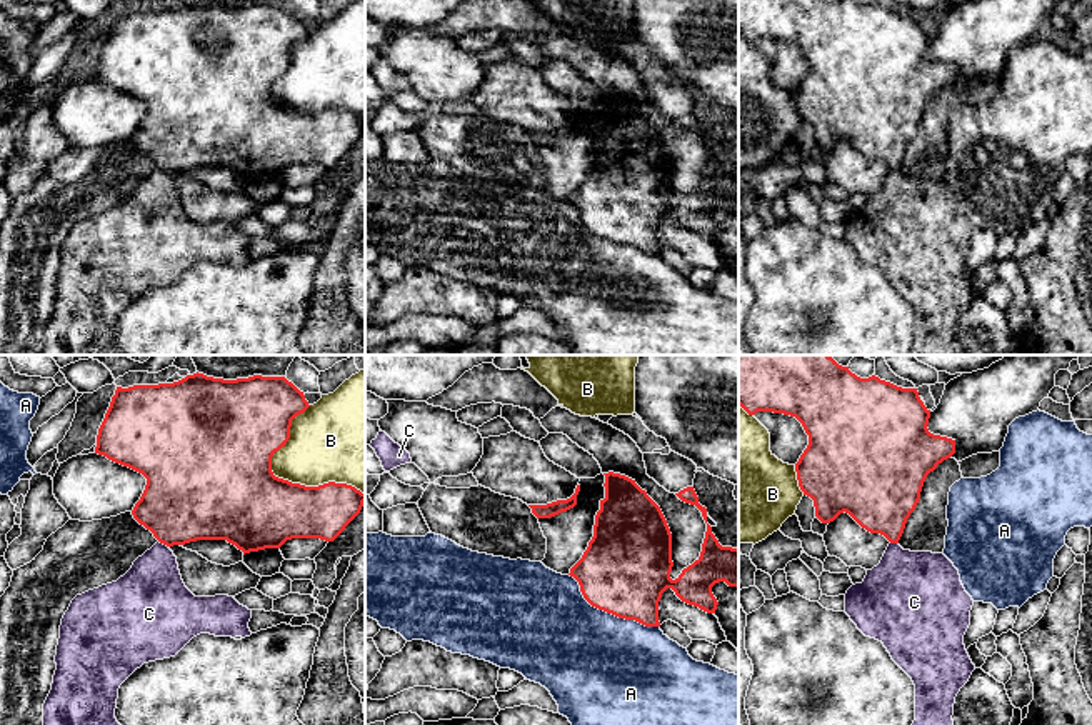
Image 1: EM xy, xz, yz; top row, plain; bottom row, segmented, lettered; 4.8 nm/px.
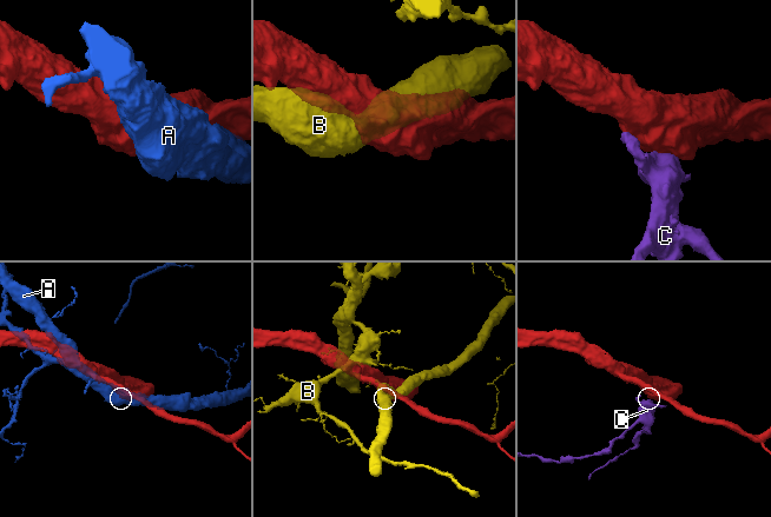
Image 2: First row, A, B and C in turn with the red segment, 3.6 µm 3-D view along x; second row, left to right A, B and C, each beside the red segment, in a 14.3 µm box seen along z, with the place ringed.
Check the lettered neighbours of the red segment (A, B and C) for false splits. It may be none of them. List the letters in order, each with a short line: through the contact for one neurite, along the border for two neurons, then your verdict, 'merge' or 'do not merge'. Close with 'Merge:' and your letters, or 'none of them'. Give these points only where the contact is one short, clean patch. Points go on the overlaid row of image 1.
A: do not merge
B: do not merge
C: xy (159, 540), (167, 547) | do not merge
Merge: none of them

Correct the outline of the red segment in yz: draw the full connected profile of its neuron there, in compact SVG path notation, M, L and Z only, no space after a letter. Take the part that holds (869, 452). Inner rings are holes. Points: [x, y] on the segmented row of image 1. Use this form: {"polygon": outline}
{"polygon": "M739 355L739 405L749 415L774 412L802 423L809 445L795 472L800 490L814 500L815 517L822 523L845 512L862 528L884 535L890 543L899 543L927 475L955 453L955 440L929 432L930 410L917 388L902 388L875 375L860 378L830 355Z"}

